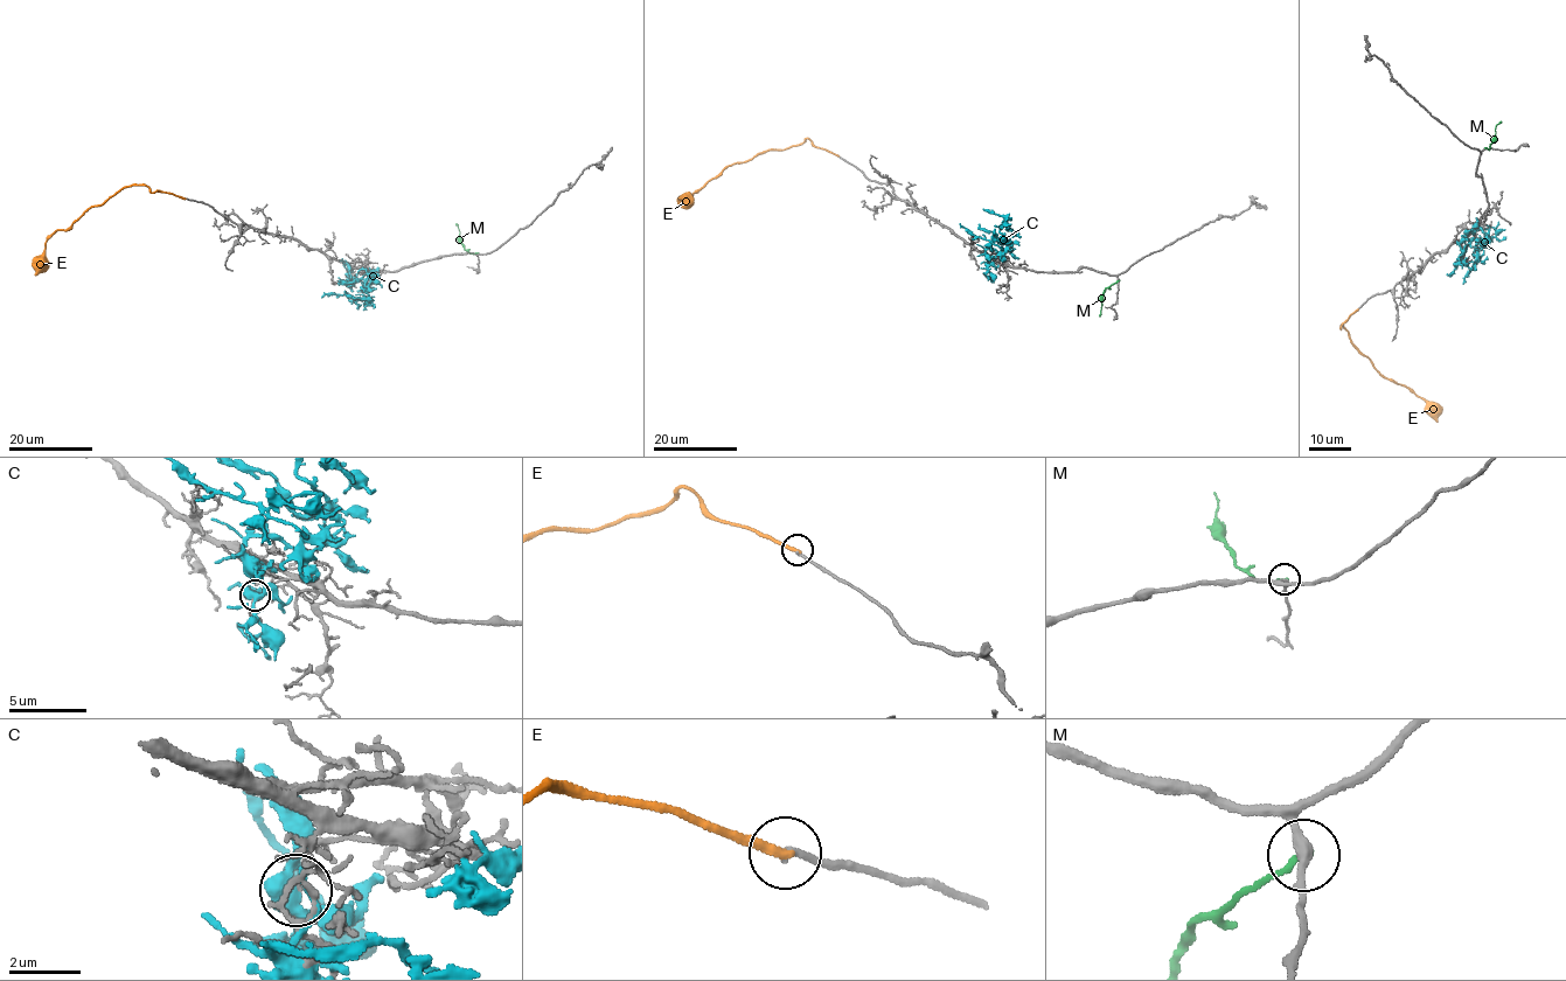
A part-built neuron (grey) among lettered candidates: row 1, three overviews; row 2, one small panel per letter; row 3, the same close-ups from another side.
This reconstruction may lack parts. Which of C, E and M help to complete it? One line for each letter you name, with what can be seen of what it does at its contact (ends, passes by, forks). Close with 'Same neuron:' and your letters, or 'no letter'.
Same neuron: no letter

